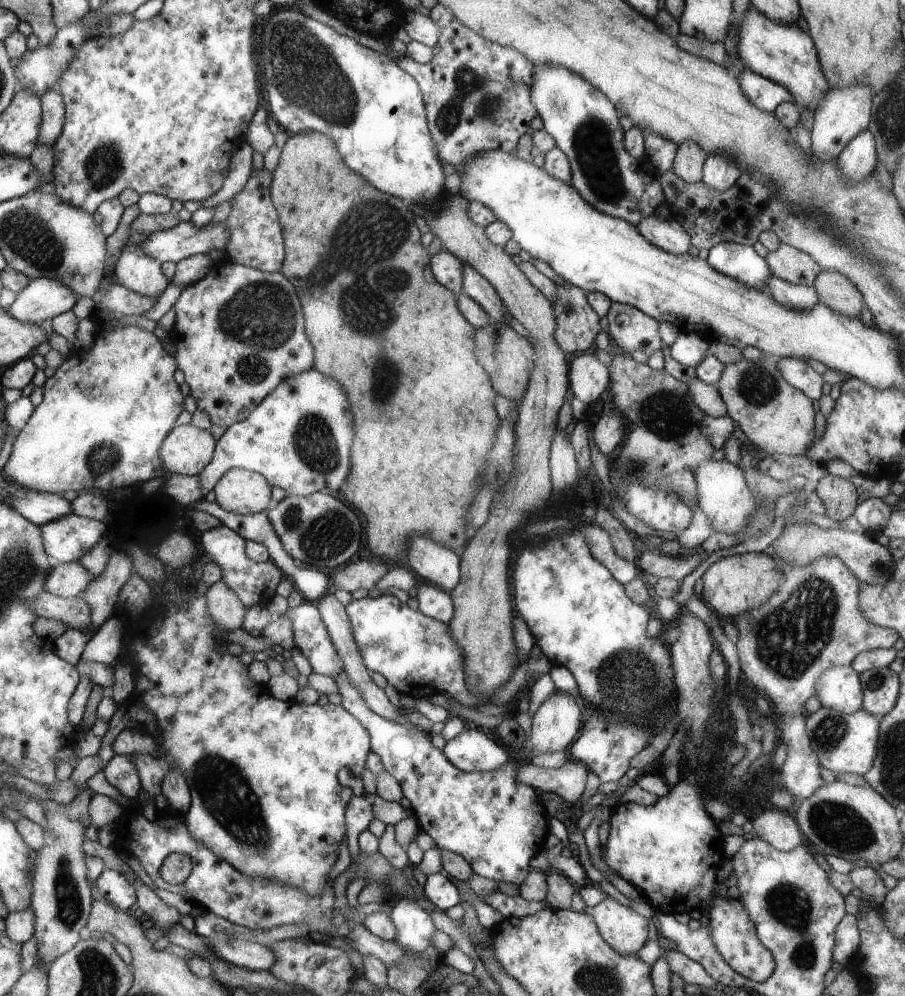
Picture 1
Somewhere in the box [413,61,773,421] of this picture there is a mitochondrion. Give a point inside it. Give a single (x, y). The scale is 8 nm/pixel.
(599, 166)

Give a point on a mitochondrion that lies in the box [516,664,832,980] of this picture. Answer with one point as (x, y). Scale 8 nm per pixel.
(787, 904)

